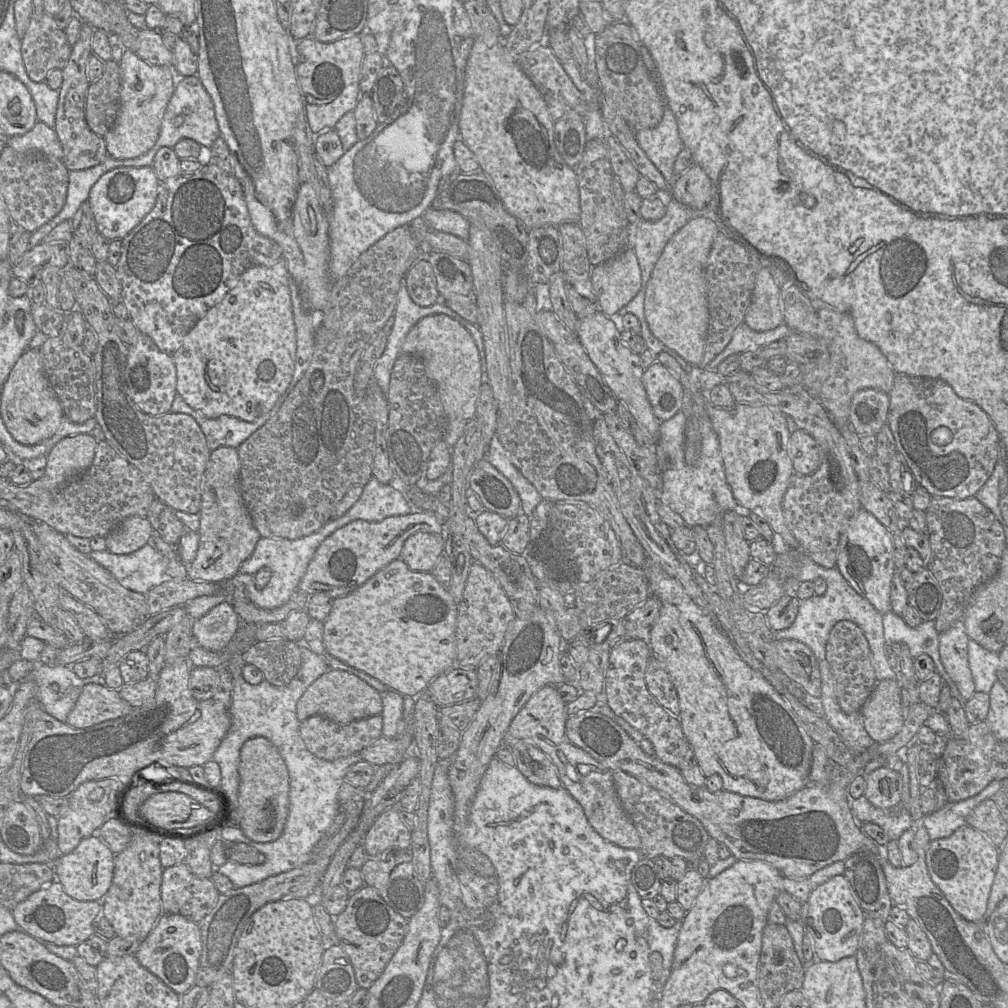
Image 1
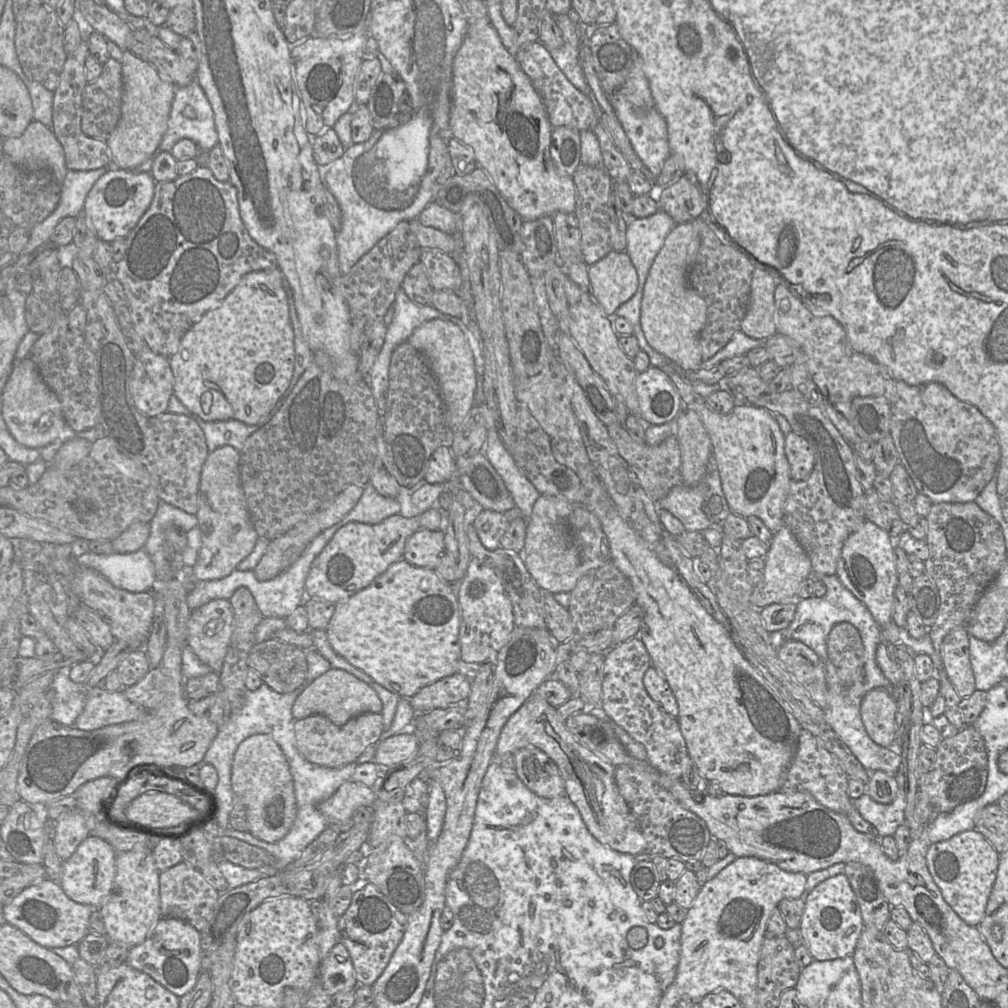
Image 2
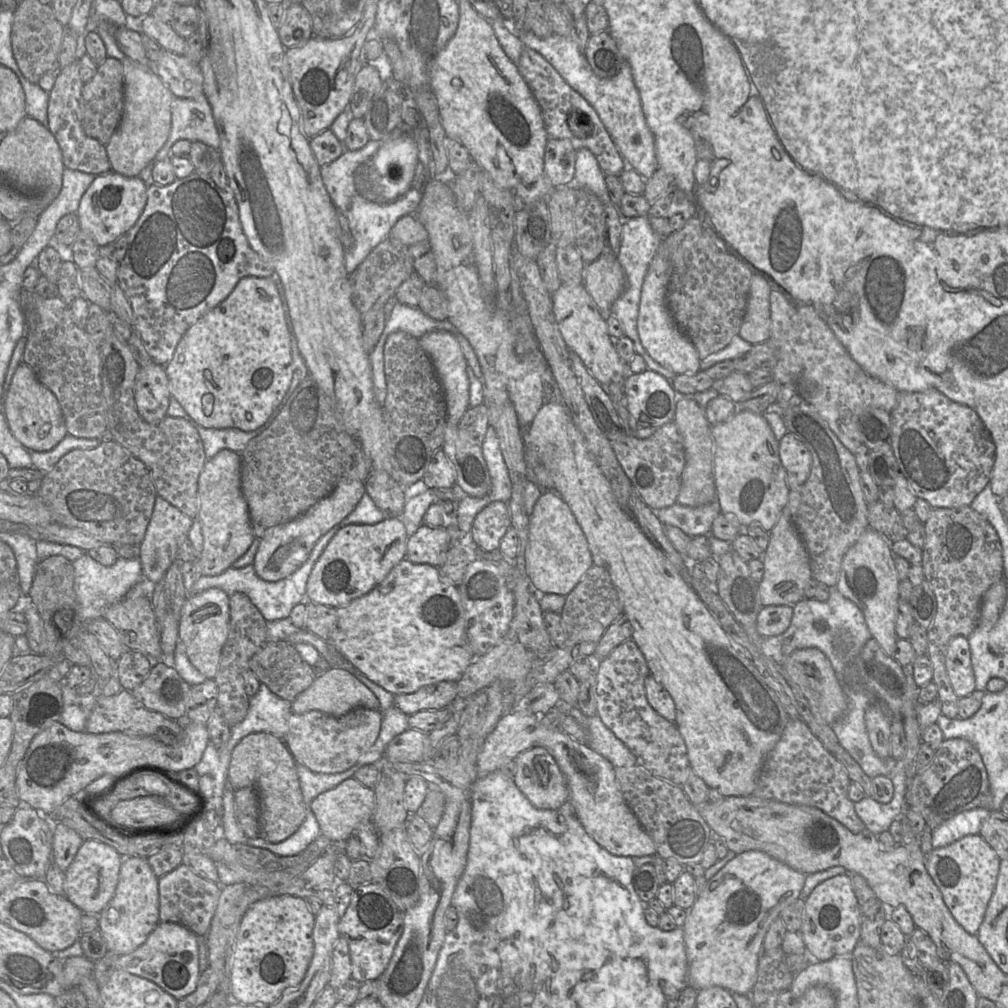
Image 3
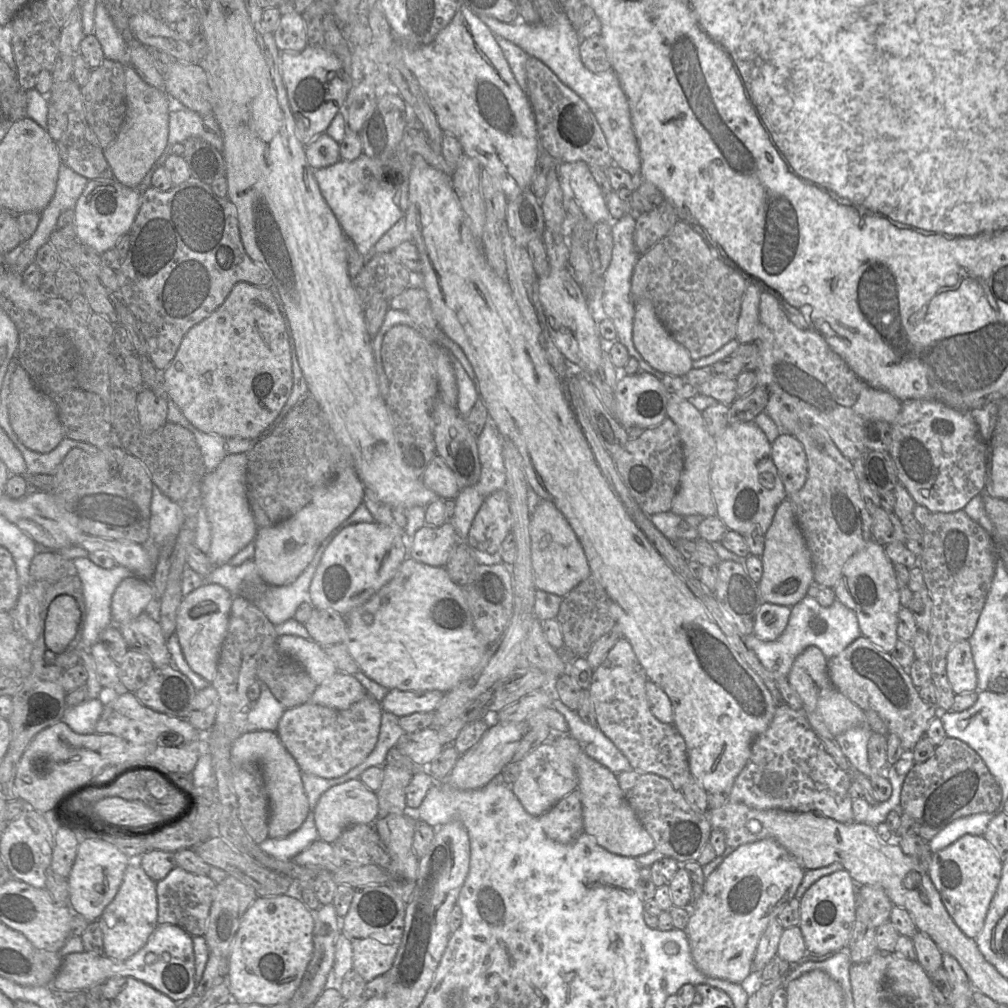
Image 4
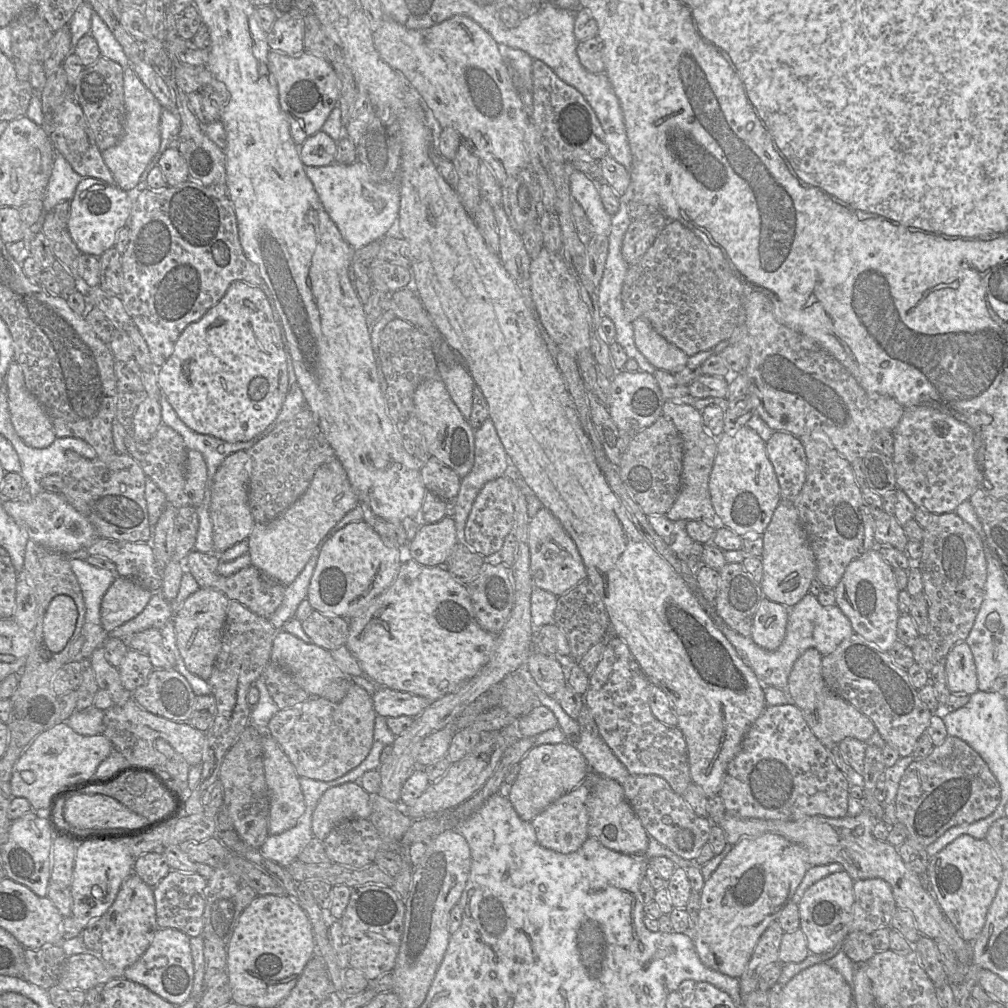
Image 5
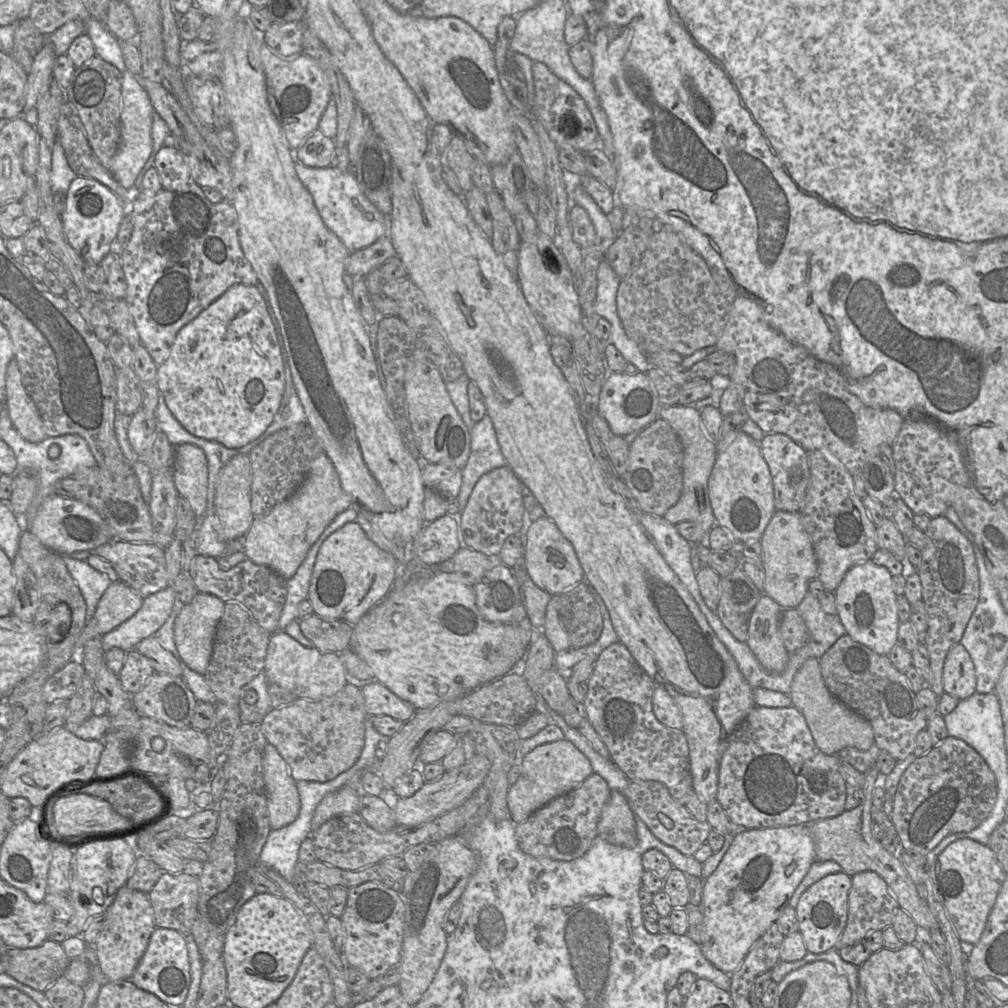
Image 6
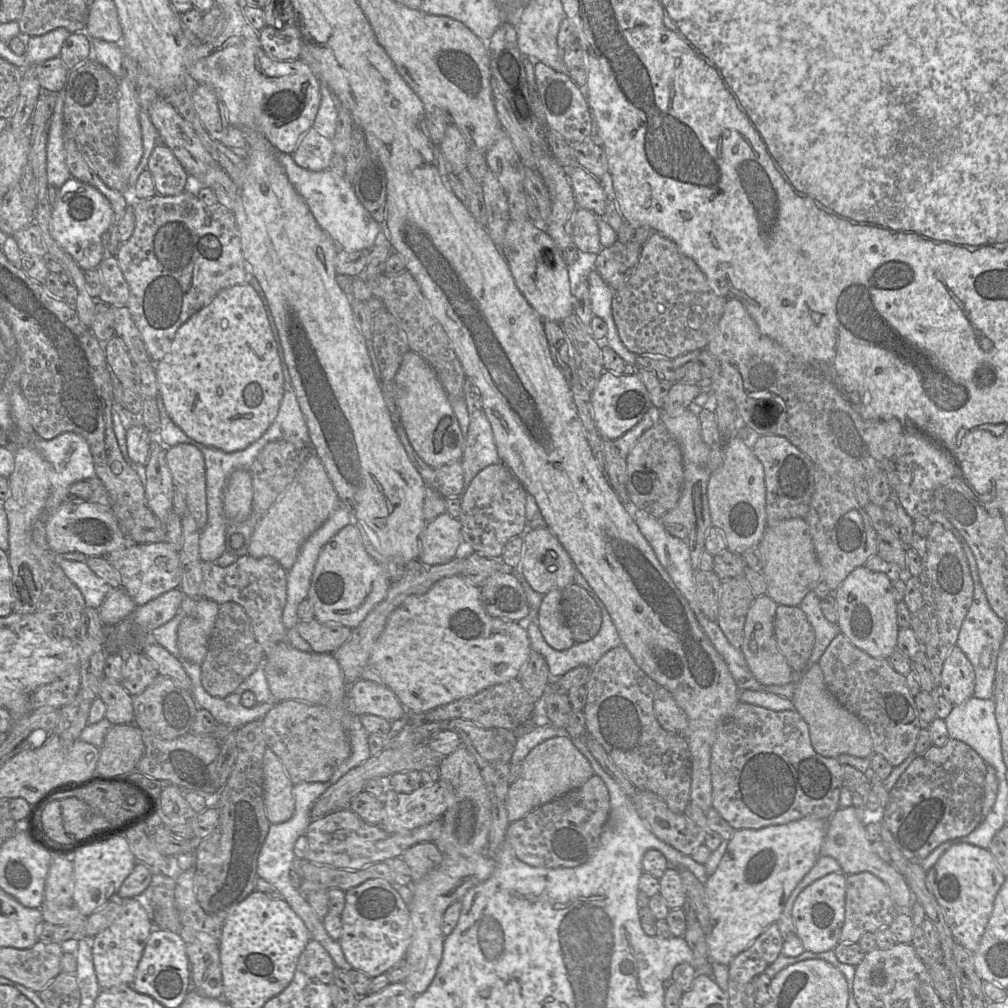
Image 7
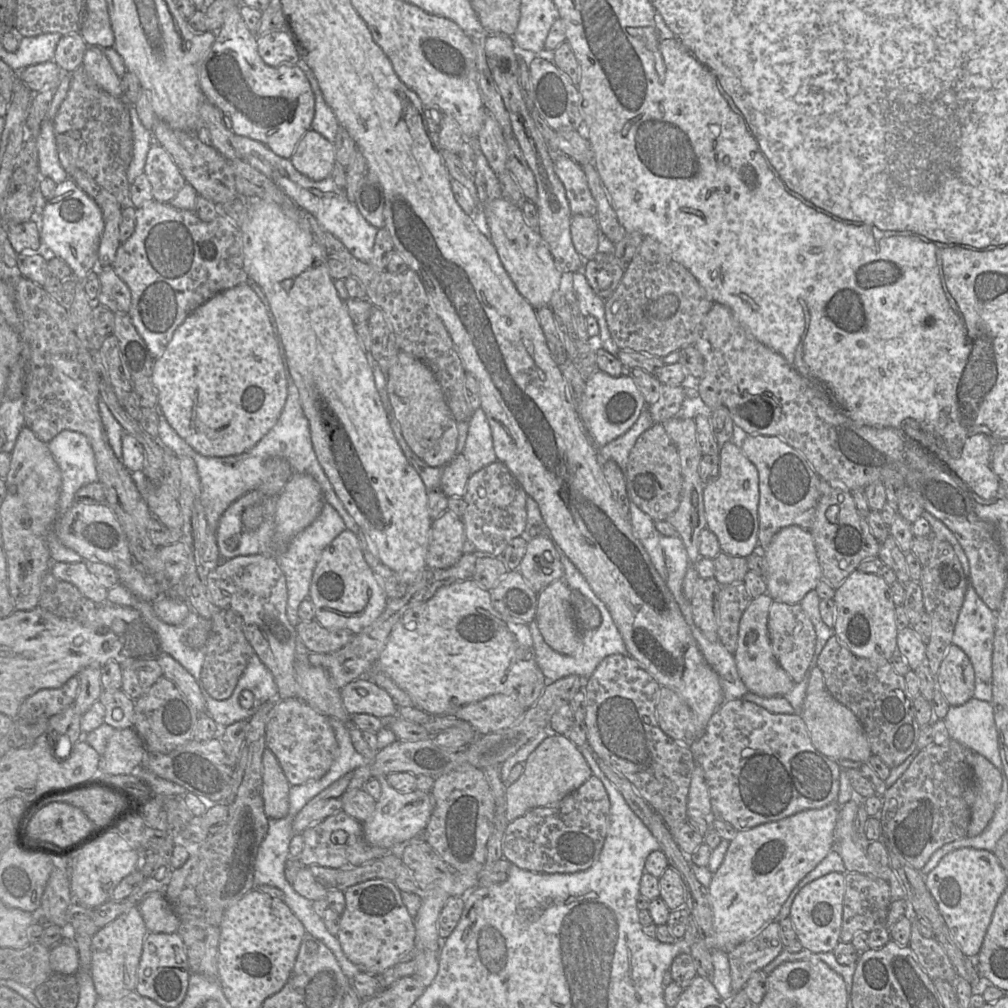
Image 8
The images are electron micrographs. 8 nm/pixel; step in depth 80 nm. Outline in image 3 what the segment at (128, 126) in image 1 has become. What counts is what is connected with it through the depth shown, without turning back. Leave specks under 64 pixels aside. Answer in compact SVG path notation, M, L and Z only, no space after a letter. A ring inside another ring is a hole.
M128 57L122 60L124 73L124 113L121 123L105 146L112 171L126 177L137 177L155 158L168 140L174 98L152 67L143 66Z

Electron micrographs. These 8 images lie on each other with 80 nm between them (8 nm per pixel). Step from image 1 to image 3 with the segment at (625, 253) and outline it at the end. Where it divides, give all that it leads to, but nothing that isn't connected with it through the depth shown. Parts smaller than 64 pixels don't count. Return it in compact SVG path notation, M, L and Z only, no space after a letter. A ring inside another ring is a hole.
M601 254L600 257L586 264L583 271L583 285L607 320L613 302L625 288L625 274L617 256Z

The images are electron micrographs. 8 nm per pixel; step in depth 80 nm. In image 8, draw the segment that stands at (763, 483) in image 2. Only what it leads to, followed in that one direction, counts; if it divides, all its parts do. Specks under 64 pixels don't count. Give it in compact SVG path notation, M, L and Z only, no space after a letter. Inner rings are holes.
M732 441L721 446L719 456L719 474L705 484L703 491L706 527L717 536L722 552L747 557L758 545L758 470L741 448Z

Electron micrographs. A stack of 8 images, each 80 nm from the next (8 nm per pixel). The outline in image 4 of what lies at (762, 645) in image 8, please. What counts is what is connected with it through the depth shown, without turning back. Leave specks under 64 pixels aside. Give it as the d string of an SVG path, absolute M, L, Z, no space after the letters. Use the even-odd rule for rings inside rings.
M764 602L759 607L754 624L754 635L762 641L774 641L785 630L791 607Z

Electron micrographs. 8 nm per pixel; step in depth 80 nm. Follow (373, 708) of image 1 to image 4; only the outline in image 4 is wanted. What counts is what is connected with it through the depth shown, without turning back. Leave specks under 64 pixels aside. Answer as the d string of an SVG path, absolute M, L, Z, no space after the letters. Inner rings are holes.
M338 671L316 687L309 702L331 709L346 710L366 694L366 689L354 675Z

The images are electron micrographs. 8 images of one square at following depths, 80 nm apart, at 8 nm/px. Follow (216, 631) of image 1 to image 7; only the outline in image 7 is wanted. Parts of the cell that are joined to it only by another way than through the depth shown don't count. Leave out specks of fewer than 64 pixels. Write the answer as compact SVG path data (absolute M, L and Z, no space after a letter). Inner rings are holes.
M199 598L194 610L180 622L177 642L180 654L186 660L202 664L219 606L213 600Z

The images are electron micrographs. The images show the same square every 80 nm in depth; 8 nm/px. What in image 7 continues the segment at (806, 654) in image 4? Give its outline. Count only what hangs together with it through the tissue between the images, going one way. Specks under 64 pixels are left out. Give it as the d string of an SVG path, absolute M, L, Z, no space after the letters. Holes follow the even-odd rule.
M818 663L813 664L801 675L795 685L792 702L794 709L808 725L810 741L814 750L821 756L837 758L842 754L848 754L863 758L875 753L866 725L857 715L841 705L828 690Z

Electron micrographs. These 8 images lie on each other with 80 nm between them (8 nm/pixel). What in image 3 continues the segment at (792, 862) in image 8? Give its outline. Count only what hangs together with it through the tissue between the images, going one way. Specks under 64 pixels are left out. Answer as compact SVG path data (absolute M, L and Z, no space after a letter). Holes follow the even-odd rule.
M745 851L731 859L706 882L702 893L688 911L683 926L688 957L688 985L697 991L719 986L731 993L750 995L757 980L765 934L774 919L780 917L782 910L800 898L805 879L804 873L761 851Z

